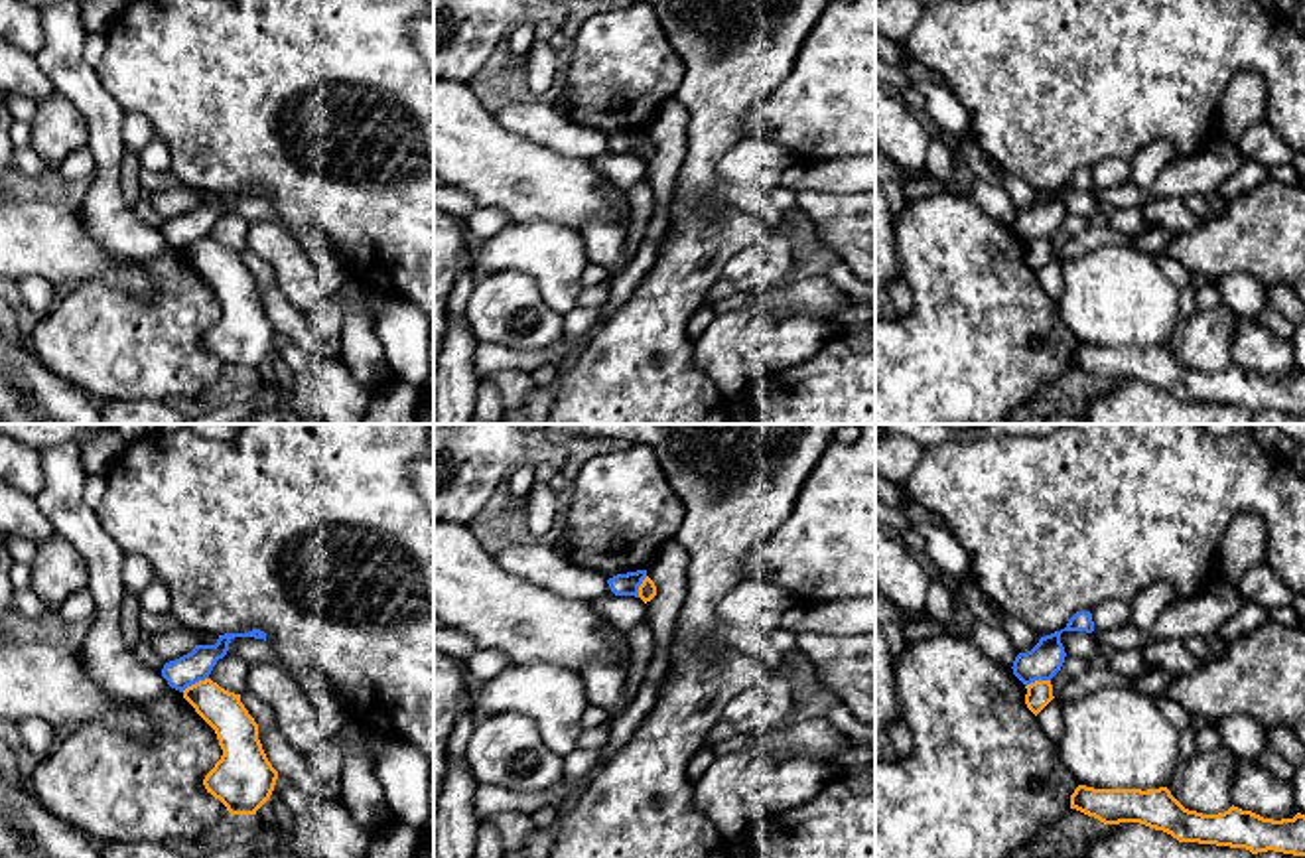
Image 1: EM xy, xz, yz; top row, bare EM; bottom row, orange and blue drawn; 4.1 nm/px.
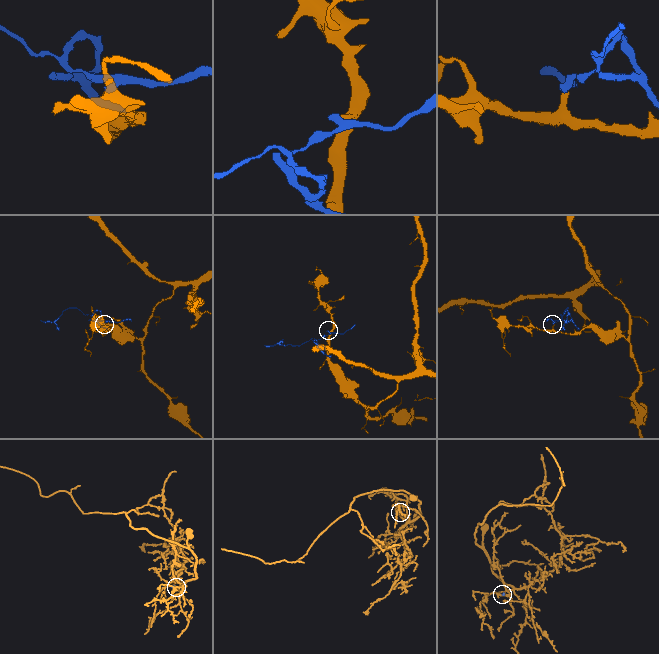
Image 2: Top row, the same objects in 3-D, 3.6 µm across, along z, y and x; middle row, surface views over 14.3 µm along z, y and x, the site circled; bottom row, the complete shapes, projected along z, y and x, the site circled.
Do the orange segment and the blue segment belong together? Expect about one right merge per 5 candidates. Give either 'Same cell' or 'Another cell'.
Another cell

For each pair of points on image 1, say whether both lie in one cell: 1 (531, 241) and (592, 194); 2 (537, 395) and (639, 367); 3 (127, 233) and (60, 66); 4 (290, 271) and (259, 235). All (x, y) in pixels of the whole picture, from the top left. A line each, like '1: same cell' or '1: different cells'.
1: different cells
2: different cells
3: same cell
4: same cell

